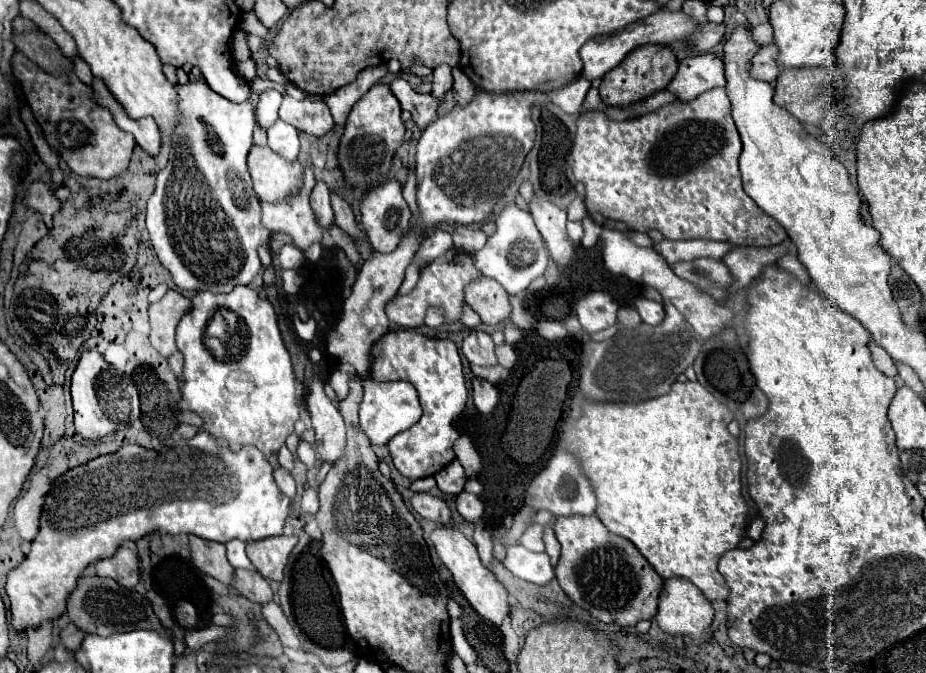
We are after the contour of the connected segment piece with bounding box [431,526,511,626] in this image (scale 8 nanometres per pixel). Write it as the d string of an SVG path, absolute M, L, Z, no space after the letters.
M437 526L431 534L433 546L441 558L441 562L449 568L449 572L453 574L453 580L457 584L457 588L465 594L465 598L469 600L469 604L477 610L477 614L497 626L501 626L503 618L509 614L511 606L509 606L509 594L503 588L503 584L495 578L495 574L491 570L487 570L477 554L477 548L473 542L469 542L461 532L453 530L453 528L443 528Z

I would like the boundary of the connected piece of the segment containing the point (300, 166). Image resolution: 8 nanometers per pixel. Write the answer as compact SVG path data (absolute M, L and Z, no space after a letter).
M253 146L247 156L247 166L249 166L251 180L253 180L253 190L263 202L273 202L273 204L287 202L289 198L293 198L297 194L297 190L303 184L305 164L299 158L293 162L285 160L283 156L273 152L269 146Z

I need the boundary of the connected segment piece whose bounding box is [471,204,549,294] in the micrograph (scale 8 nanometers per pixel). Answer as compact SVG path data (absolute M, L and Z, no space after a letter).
M509 204L501 210L501 214L495 220L497 224L497 232L493 236L489 236L487 244L483 250L473 252L473 260L477 264L477 268L497 280L509 294L519 294L523 292L535 278L543 276L549 264L549 256L543 244L543 238L539 236L539 230L531 218L529 212L517 208L515 204Z

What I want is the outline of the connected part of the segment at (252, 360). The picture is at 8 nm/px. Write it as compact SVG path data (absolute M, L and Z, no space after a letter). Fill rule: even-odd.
M249 286L233 288L229 294L211 294L211 292L199 292L193 298L193 310L185 314L177 326L177 348L185 356L185 368L183 368L183 388L181 388L181 400L175 404L177 410L185 412L191 410L203 418L203 426L199 430L207 430L215 440L225 440L227 448L231 452L237 452L239 448L251 444L257 446L265 458L271 458L279 452L279 448L285 444L285 440L293 434L293 426L299 420L299 404L295 398L295 378L291 368L291 358L287 348L283 346L281 332L277 326L277 316L269 300L261 300L255 290ZM219 308L235 312L247 326L247 346L231 346L231 360L223 362L213 358L213 354L205 348L205 328L207 322ZM259 360L269 360L269 366L253 366L259 364Z

